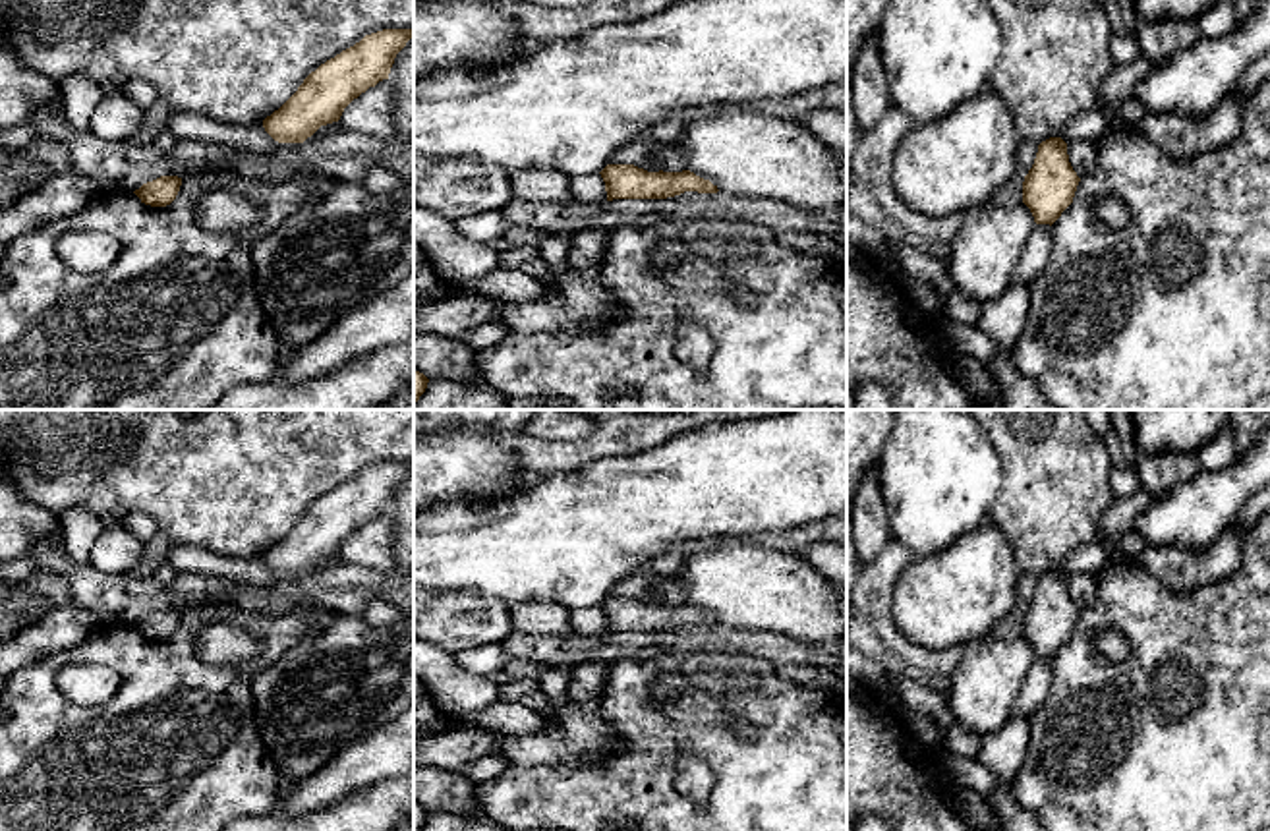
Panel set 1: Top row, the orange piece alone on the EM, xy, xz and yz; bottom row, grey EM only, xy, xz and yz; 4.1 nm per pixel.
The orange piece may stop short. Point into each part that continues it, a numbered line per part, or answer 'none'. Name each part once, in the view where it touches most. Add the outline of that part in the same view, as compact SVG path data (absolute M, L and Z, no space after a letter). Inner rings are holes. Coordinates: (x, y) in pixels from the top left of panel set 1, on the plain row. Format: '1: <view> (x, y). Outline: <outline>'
none

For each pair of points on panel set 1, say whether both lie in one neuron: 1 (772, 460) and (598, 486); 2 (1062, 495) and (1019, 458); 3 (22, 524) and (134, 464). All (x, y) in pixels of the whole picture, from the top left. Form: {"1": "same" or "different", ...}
{"1": "same", "2": "same", "3": "different"}

